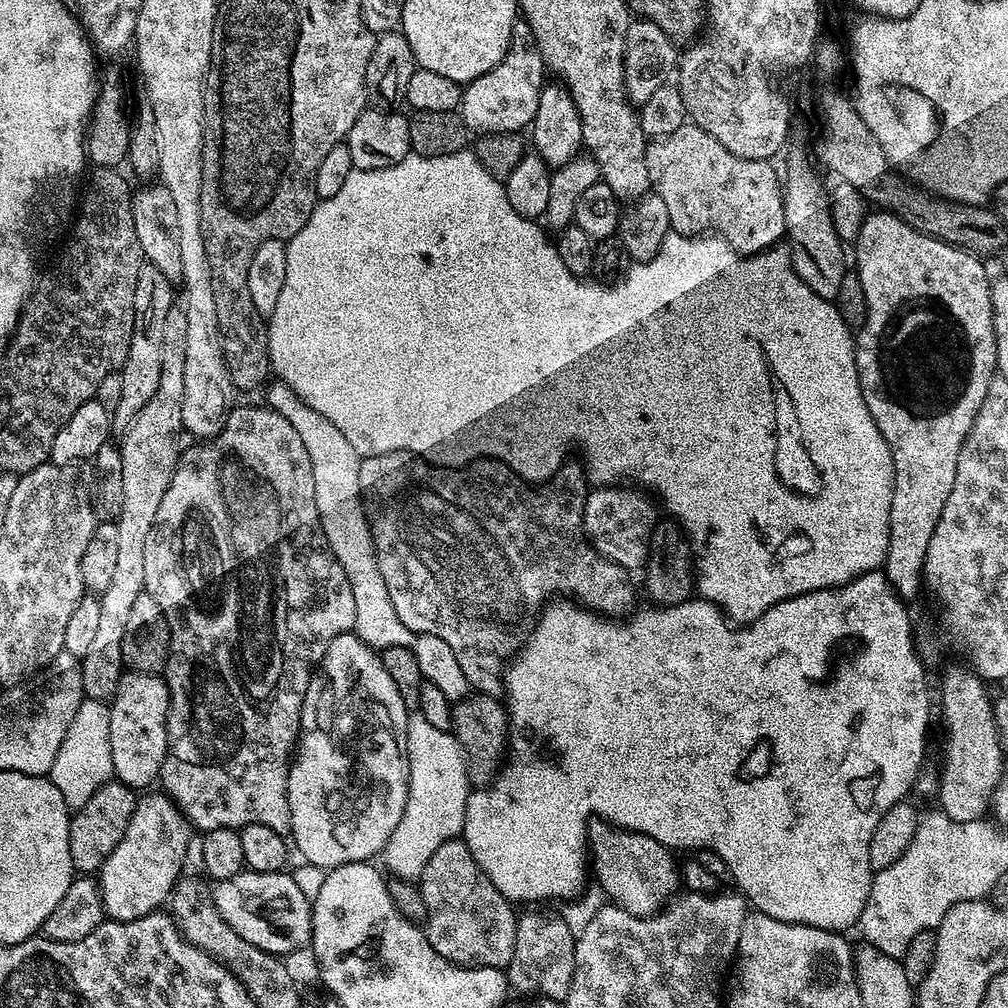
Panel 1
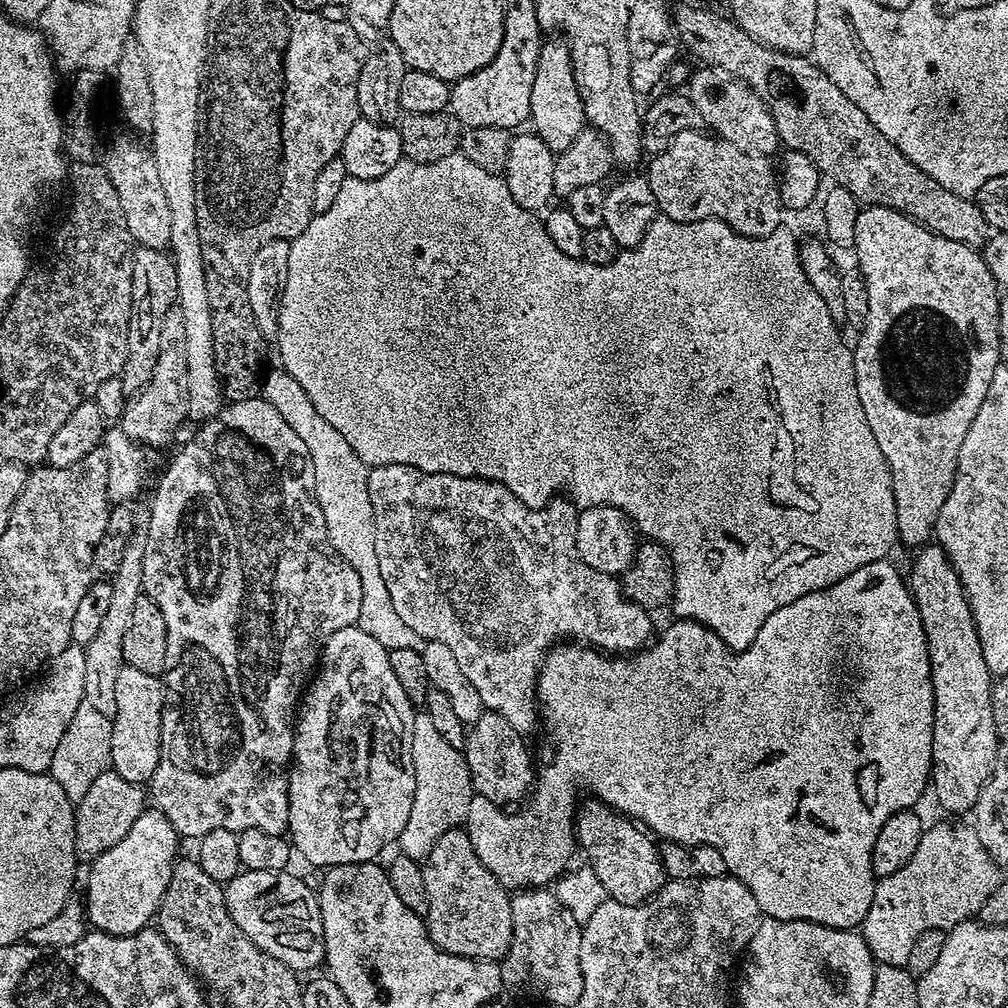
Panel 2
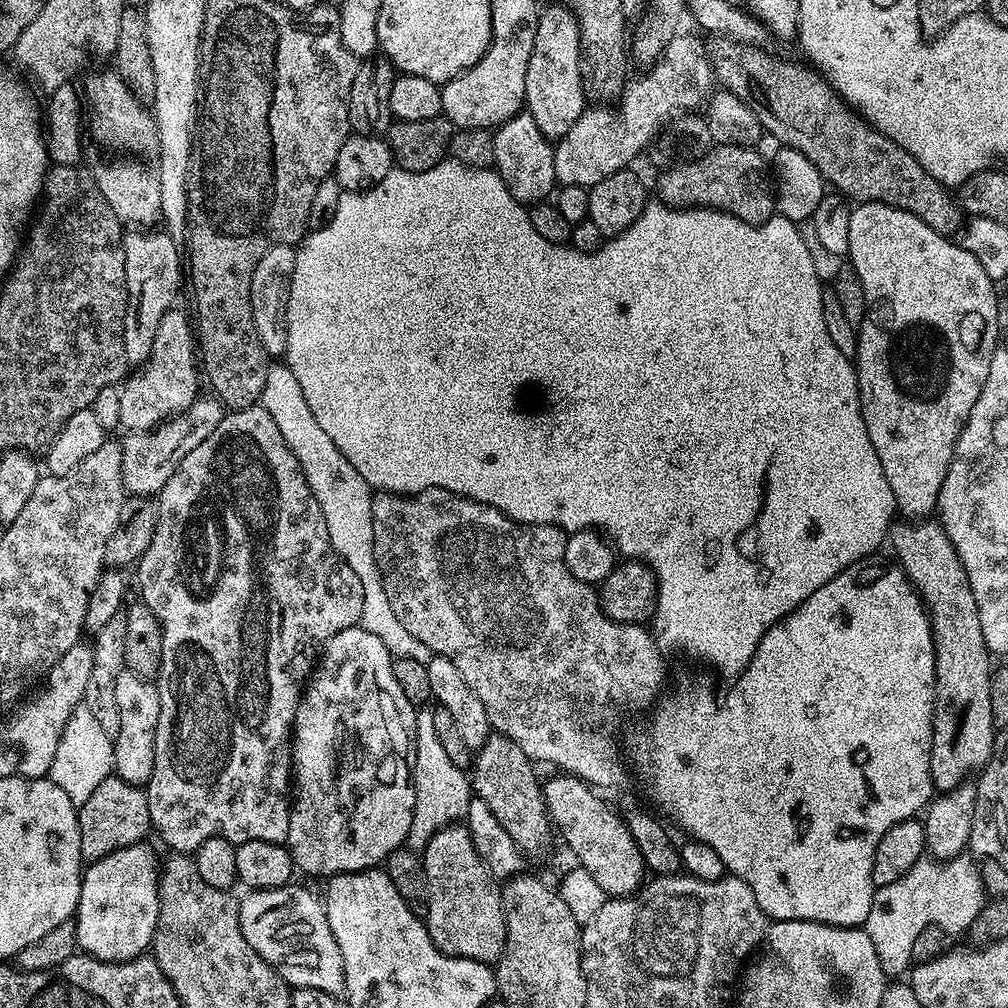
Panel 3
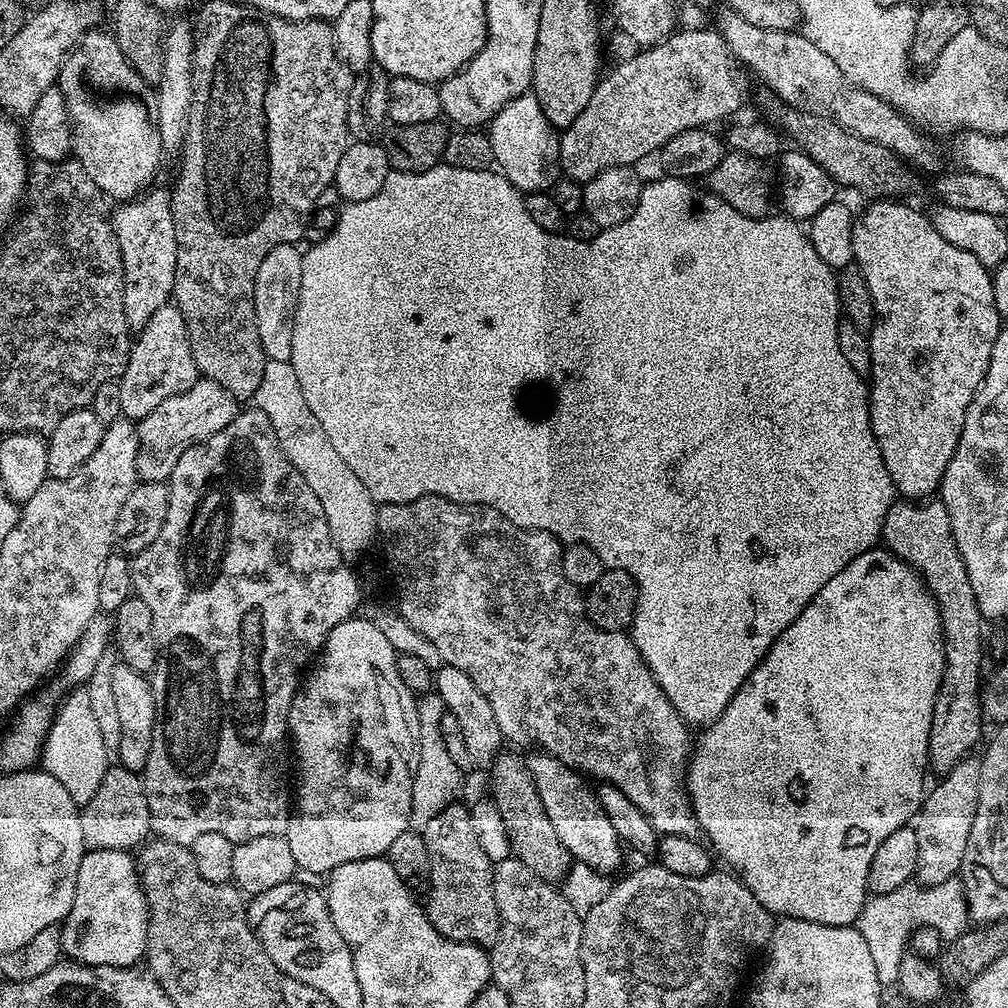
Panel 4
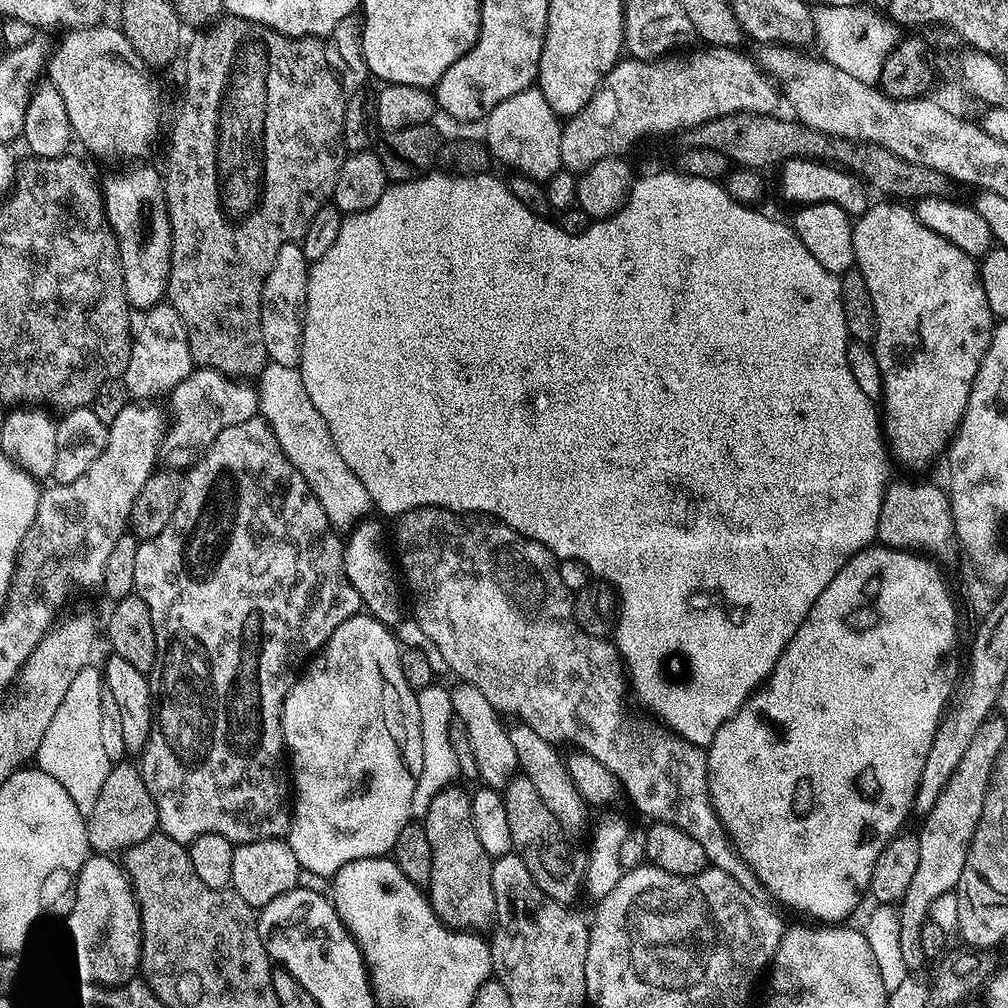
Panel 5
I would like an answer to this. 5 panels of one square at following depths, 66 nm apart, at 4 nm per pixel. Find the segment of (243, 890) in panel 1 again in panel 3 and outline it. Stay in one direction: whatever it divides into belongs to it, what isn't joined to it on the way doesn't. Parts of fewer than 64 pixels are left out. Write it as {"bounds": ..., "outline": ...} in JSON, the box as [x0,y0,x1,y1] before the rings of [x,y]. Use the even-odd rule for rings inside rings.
{"bounds":[238,882,344,994],"outline":[[[289,882],[283,888],[257,888],[238,900],[240,929],[250,946],[262,959],[277,970],[301,968],[308,972],[311,987],[340,994],[344,991],[342,958],[334,936],[330,934],[328,919],[321,897],[308,888]]]}

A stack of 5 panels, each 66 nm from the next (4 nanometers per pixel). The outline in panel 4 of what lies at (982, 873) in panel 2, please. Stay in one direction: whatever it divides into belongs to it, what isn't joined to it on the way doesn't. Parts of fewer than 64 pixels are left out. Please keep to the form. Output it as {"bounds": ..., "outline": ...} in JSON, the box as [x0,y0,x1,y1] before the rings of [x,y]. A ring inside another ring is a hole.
{"bounds":[858,876,970,985],"outline":[[[953,876],[930,885],[913,880],[888,894],[878,894],[865,901],[858,927],[870,946],[881,985],[895,985],[899,981],[900,964],[909,951],[911,934],[922,925],[934,926],[946,942],[956,940],[968,931],[970,918],[962,880]]]}

